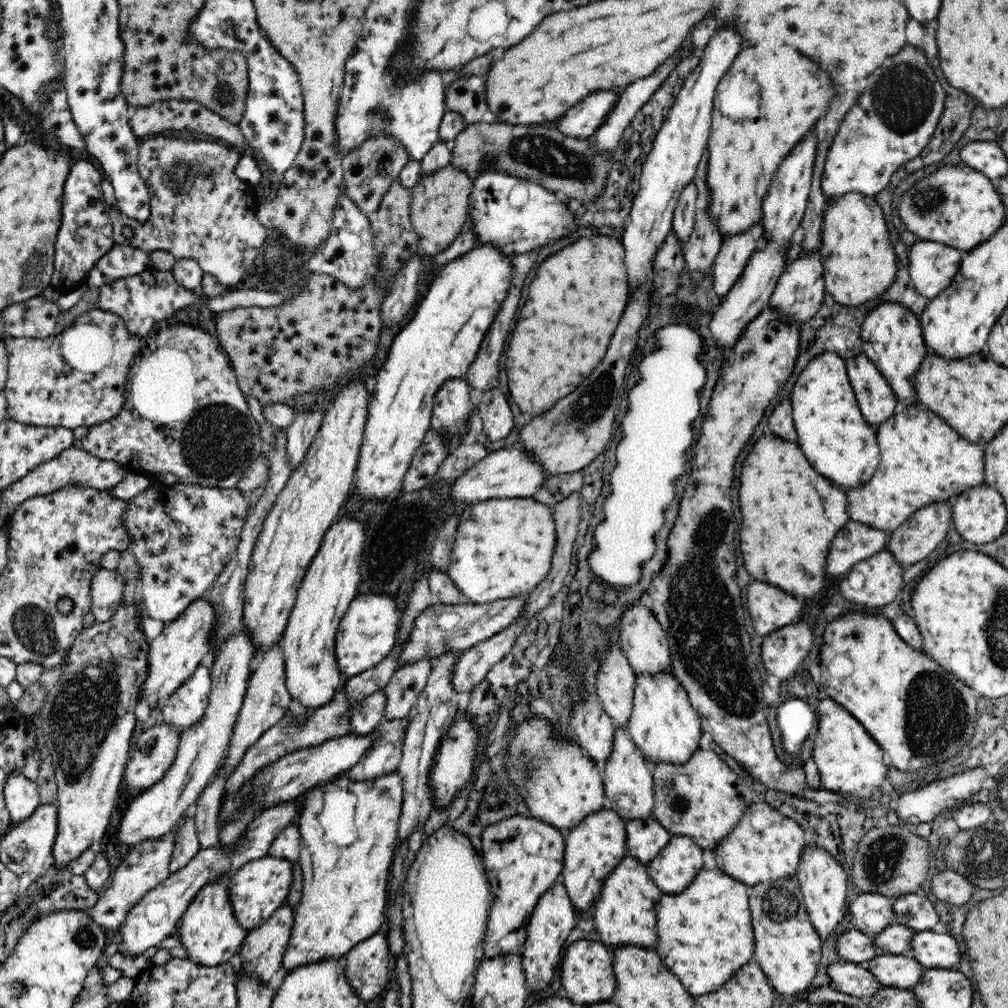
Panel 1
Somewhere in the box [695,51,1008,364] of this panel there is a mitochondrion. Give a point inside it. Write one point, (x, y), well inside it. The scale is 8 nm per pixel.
(903, 102)

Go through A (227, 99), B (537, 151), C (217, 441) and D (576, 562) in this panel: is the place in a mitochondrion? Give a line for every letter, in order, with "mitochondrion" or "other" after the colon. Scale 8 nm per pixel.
A: mitochondrion
B: mitochondrion
C: mitochondrion
D: other

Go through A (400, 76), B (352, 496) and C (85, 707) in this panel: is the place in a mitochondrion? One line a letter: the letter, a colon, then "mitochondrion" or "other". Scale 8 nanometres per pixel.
A: other
B: other
C: mitochondrion

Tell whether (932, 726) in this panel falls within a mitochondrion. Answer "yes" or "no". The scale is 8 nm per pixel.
yes

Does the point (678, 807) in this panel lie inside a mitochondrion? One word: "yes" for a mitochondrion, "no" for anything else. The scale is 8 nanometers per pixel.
yes

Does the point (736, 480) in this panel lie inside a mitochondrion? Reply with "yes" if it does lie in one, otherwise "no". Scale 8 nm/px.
no

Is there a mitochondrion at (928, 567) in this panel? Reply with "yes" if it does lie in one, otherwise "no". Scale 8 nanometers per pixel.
no

